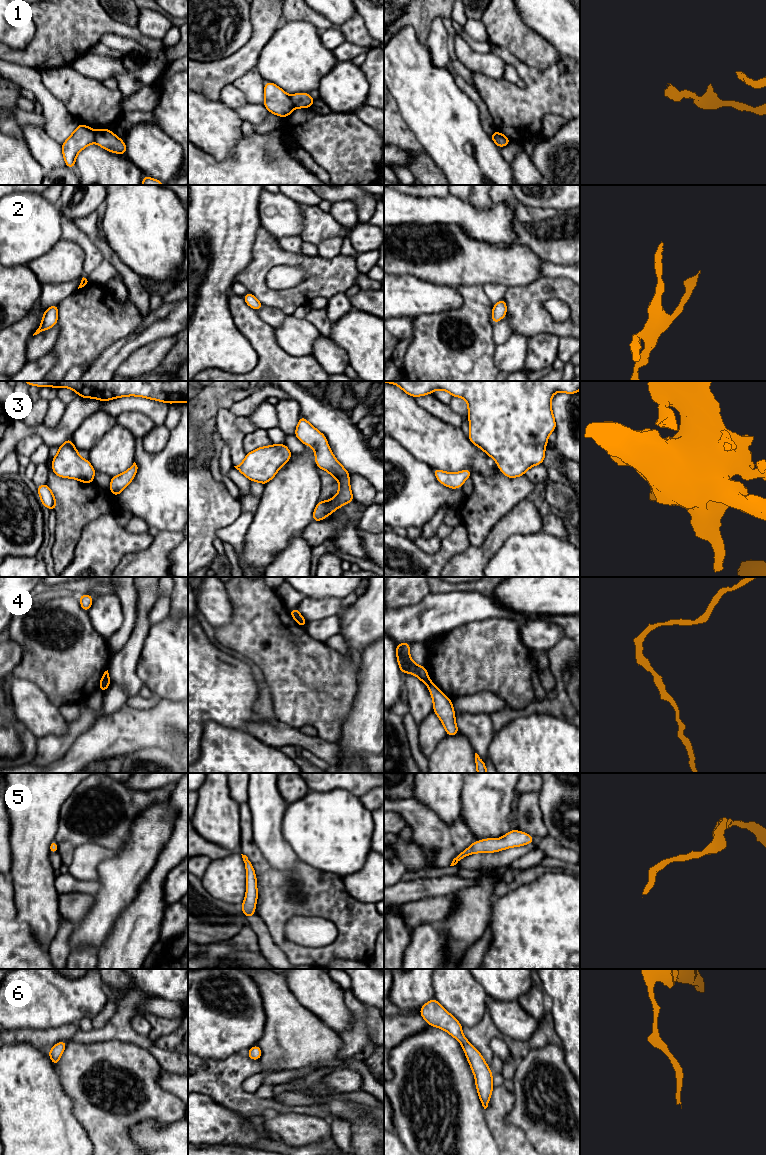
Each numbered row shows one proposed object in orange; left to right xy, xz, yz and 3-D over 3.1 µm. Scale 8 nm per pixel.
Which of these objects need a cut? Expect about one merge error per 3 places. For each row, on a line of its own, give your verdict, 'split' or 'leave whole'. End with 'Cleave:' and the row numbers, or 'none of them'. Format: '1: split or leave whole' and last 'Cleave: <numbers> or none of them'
1: split
2: leave whole
3: leave whole
4: leave whole
5: leave whole
6: leave whole
Cleave: 1

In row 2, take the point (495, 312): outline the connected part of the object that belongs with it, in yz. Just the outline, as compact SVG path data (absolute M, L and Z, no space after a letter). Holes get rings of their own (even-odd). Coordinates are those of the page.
M501 299L499 302L494 304L493 309L492 309L492 324L494 325L501 319L503 319L506 316L507 313L507 306L506 302L503 299Z

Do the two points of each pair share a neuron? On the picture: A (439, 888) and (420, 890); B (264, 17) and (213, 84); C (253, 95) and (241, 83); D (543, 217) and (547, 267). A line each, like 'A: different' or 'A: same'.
A: same
B: same
C: same
D: different

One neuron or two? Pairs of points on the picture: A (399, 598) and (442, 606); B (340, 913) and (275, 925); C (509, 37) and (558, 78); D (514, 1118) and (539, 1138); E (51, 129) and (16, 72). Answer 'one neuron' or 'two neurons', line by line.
A: two neurons
B: one neuron
C: two neurons
D: one neuron
E: one neuron

